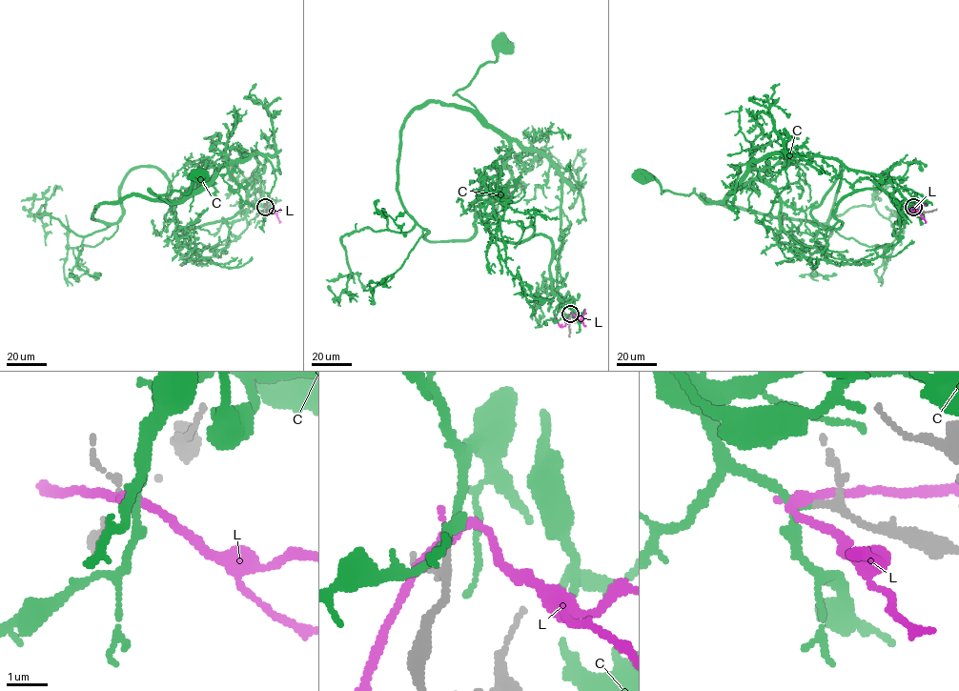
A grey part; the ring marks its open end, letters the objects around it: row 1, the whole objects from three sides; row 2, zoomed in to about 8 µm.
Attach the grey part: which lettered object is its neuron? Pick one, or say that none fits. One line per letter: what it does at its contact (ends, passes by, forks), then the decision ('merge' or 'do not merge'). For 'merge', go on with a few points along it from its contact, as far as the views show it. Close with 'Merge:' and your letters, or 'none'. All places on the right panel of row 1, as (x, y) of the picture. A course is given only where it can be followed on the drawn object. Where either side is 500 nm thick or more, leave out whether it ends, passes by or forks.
C: it passes by; merge; it runs (913, 207), (883, 177), (787, 152), (754, 161), (719, 203), (694, 190), (662, 193), (642, 175)
L: it passes by; do not merge
Merge: C

